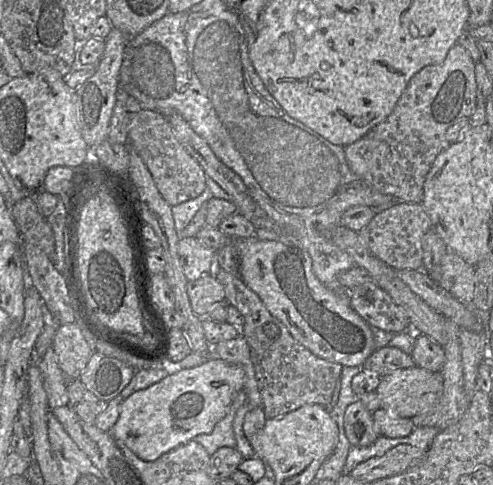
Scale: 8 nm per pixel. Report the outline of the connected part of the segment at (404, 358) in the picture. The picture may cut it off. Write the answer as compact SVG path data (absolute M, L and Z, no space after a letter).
M384 346L376 348L361 366L380 377L388 375L397 369L415 366L411 356L399 348Z

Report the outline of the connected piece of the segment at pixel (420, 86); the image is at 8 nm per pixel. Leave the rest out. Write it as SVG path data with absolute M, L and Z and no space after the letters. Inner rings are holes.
M456 43L450 48L442 63L425 66L410 79L386 119L359 140L344 147L350 170L381 193L391 195L403 202L421 204L426 175L438 154L451 144L445 138L447 129L461 118L470 118L475 111L476 102L475 62L467 50Z

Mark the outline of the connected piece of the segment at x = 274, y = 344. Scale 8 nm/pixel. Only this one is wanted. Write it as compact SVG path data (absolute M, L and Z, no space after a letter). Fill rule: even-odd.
M215 268L214 275L224 287L226 301L243 316L241 333L249 345L265 417L275 418L305 404L333 406L339 397L339 377L343 366L314 355L298 343L239 275L222 268Z

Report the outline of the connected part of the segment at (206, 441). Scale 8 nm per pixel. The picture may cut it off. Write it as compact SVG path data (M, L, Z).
M241 389L234 397L226 414L215 424L209 434L197 435L194 440L201 444L211 456L221 447L236 447L233 420L238 408L245 402L246 393Z

